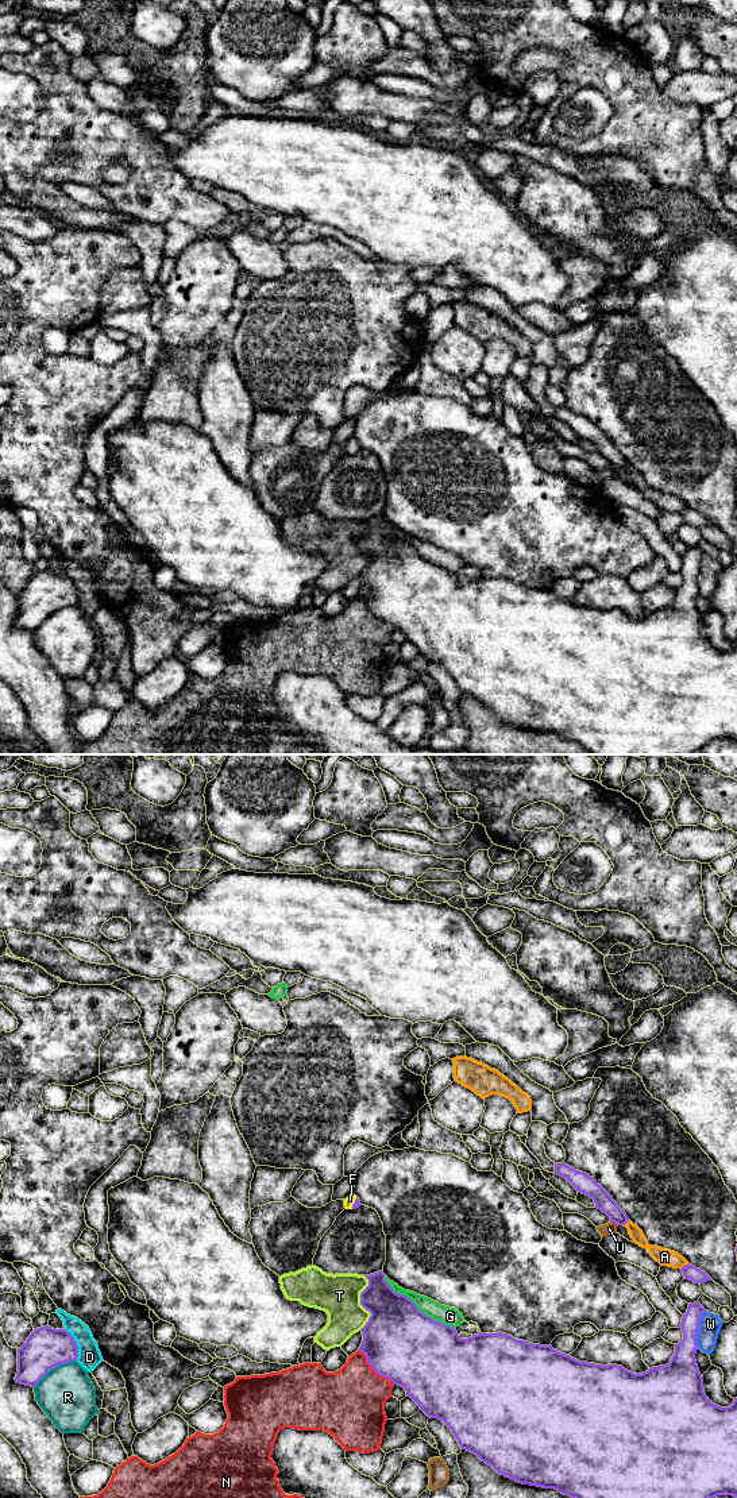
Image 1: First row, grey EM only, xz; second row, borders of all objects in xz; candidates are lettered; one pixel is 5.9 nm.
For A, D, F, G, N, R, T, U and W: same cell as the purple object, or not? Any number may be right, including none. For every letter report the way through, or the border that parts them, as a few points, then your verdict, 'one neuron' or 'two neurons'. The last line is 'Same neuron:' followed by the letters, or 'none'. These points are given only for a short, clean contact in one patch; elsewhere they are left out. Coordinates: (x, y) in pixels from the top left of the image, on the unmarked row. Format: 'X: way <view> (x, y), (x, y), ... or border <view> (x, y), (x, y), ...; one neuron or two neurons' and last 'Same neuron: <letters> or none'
A: two neurons
D: border xz (65, 572), (77, 590), (77, 603); two neurons
F: way xz (357, 448), (354, 447), (350, 444); one neuron
G: two neurons
N: two neurons
R: two neurons
T: two neurons
U: two neurons
W: two neurons
Same neuron: F

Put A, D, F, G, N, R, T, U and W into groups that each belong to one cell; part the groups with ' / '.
A / D / F / G / N / R / T / U / W

